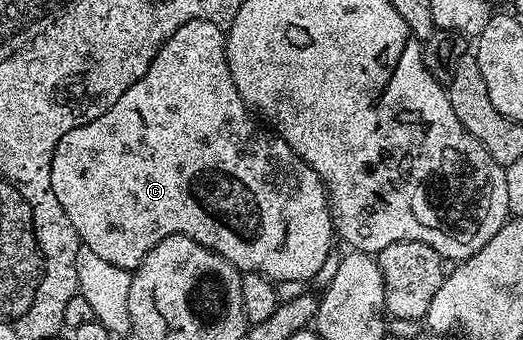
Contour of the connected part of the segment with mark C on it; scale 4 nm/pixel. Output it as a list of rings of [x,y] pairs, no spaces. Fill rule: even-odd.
[[[200,18],[187,22],[181,28],[177,28],[173,36],[169,36],[167,43],[159,49],[157,56],[149,64],[145,76],[138,78],[125,92],[125,96],[121,96],[121,100],[113,104],[113,108],[97,116],[97,120],[89,124],[81,124],[65,132],[65,136],[61,136],[51,161],[51,183],[53,196],[57,196],[57,204],[65,208],[65,216],[69,216],[69,224],[73,224],[80,243],[93,248],[102,259],[109,260],[109,263],[130,272],[138,268],[143,257],[158,242],[165,240],[165,236],[184,234],[197,240],[197,244],[229,260],[240,272],[264,274],[276,284],[306,283],[314,279],[321,264],[325,264],[325,260],[332,257],[331,241],[336,241],[337,238],[337,231],[331,220],[331,204],[327,200],[327,189],[323,187],[322,180],[317,176],[317,172],[313,172],[308,162],[301,160],[301,156],[297,156],[297,152],[289,148],[285,139],[264,125],[243,103],[237,92],[237,84],[233,84],[233,76],[229,72],[224,27],[220,23],[206,22]]]

